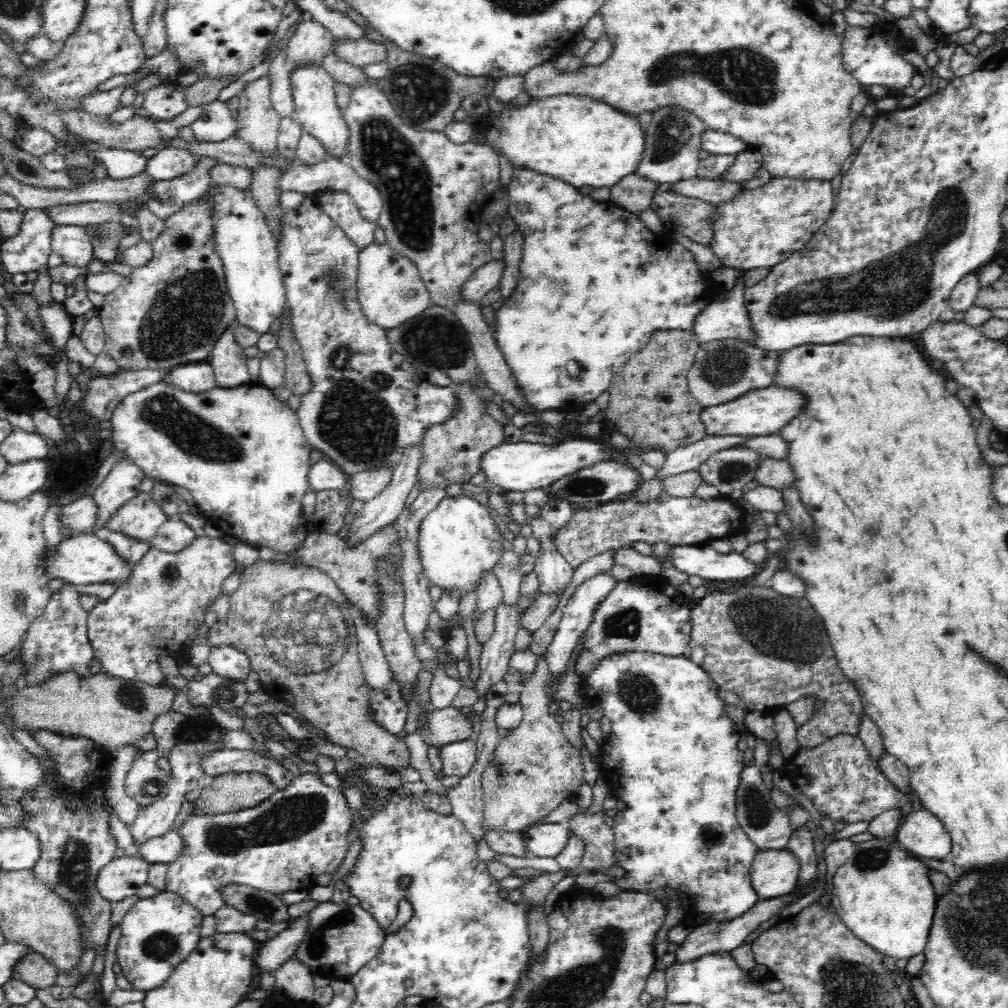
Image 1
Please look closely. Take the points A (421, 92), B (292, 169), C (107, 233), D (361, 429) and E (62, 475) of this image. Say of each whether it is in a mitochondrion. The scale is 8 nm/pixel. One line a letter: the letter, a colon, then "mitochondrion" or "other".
A: mitochondrion
B: other
C: mitochondrion
D: mitochondrion
E: other

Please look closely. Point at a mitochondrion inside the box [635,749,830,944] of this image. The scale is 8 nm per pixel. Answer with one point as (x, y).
(757, 809)

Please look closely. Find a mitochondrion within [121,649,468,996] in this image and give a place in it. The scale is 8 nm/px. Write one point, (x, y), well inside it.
(295, 816)

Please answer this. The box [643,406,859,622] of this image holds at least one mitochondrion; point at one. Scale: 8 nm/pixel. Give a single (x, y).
(731, 471)

